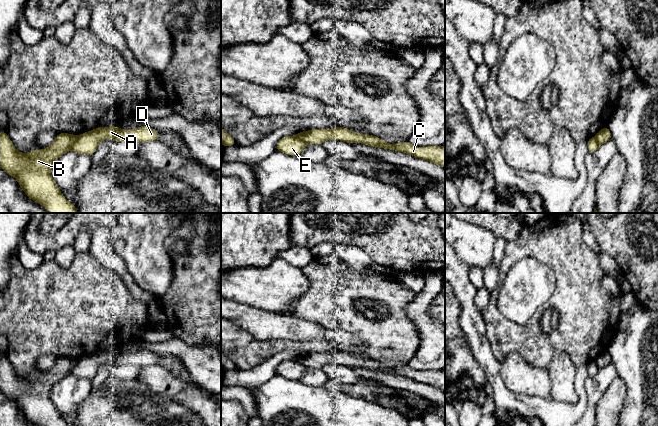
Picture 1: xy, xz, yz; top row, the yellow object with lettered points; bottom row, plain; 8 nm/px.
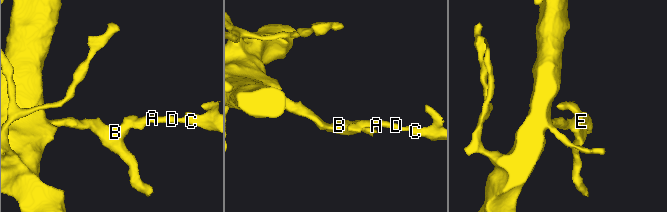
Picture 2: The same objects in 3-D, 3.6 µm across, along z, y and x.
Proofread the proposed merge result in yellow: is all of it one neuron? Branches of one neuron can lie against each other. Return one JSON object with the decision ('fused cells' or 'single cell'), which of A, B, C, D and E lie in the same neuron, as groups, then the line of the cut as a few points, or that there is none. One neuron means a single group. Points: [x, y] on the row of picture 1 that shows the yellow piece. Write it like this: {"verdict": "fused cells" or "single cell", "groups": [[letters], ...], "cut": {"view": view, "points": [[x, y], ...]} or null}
{"verdict": "fused cells", "groups": [["A", "C", "D"], ["B", "E"]], "cut": {"view": "xy", "points": [[77, 136], [69, 149]]}}

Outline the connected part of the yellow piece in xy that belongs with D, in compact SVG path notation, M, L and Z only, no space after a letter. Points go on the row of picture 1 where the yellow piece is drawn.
M101 126L77 136L70 150L92 156L98 144L110 137L112 137L115 142L132 141L144 143L158 141L159 132L148 126L141 126L130 130L119 129L117 126Z

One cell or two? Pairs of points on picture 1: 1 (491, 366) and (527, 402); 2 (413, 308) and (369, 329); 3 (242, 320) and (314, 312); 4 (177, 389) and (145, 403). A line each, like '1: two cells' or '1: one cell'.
1: one cell
2: two cells
3: two cells
4: two cells

